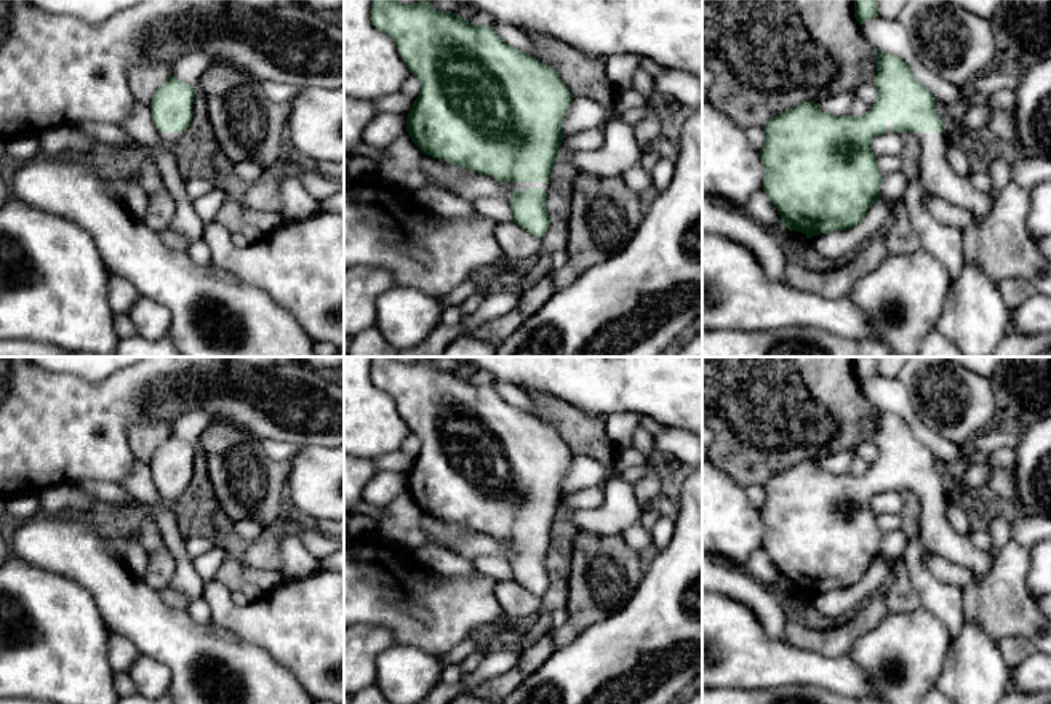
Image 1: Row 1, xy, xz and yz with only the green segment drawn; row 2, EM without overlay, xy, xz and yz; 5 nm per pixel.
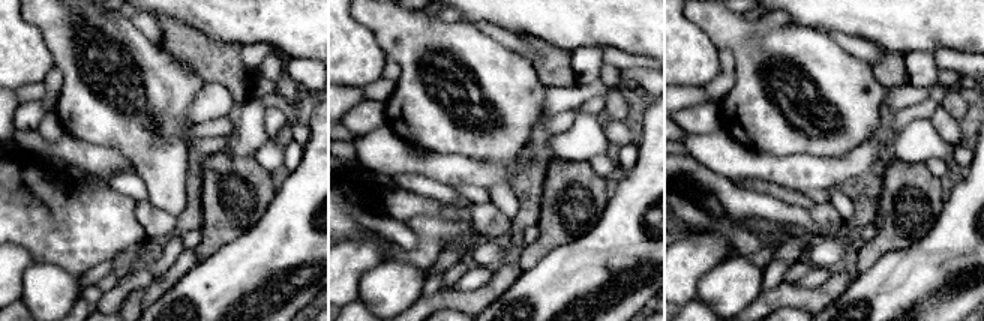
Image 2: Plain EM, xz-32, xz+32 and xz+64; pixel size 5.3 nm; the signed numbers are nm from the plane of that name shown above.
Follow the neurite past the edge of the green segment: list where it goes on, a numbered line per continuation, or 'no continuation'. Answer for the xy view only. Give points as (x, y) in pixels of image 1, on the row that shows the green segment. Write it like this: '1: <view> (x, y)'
1: xy (168, 136)

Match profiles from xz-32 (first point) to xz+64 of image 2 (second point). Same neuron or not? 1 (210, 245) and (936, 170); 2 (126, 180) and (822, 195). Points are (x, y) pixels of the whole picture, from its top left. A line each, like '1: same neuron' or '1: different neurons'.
1: different neurons
2: same neuron

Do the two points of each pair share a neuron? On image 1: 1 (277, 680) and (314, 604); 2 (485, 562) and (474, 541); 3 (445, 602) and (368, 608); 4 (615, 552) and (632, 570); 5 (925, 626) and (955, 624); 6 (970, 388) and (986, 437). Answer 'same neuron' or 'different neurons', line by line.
1: different neurons
2: different neurons
3: same neuron
4: same neuron
5: different neurons
6: different neurons

